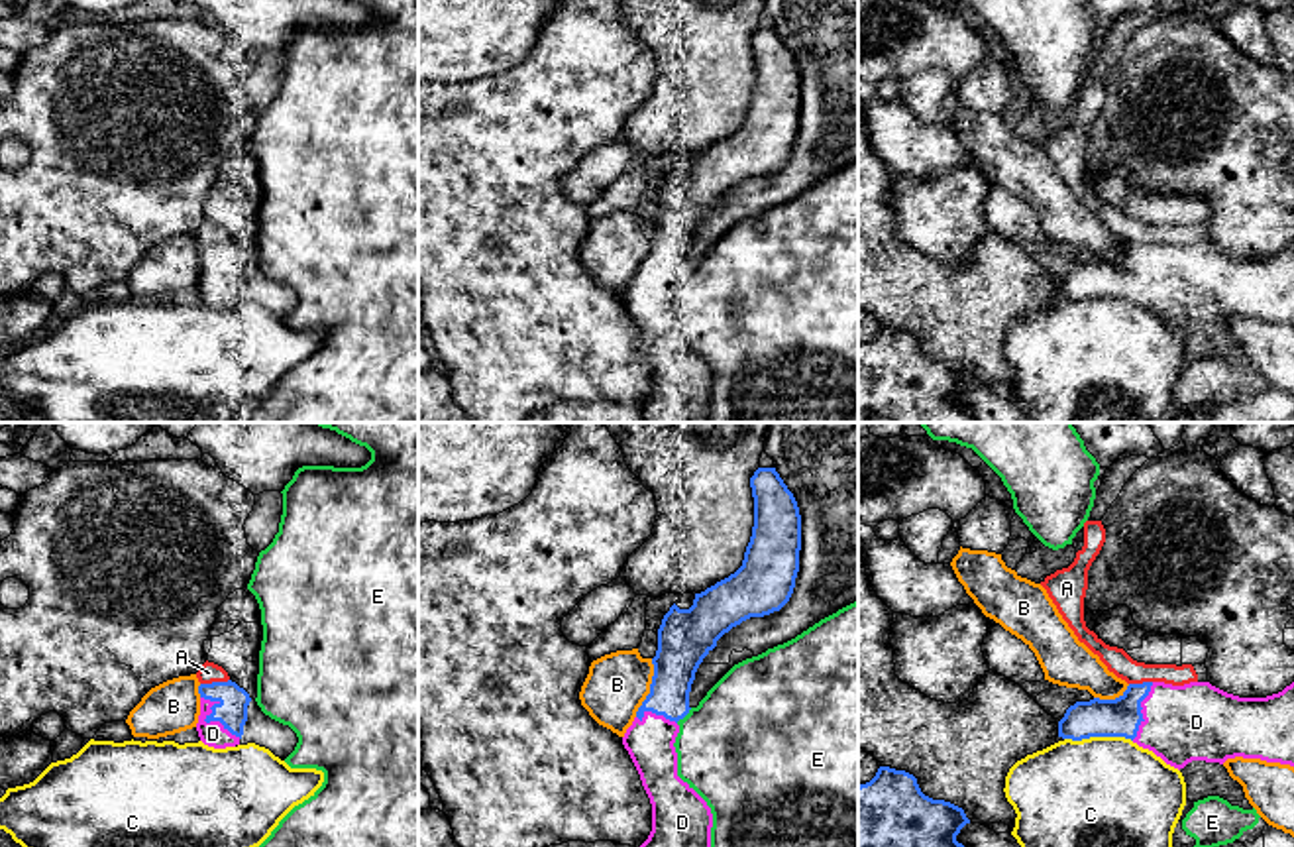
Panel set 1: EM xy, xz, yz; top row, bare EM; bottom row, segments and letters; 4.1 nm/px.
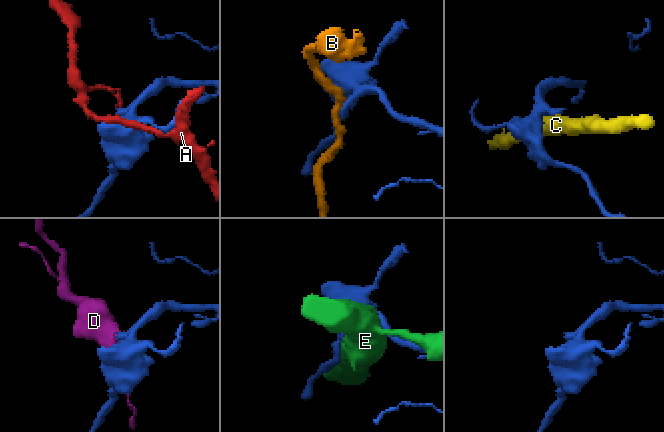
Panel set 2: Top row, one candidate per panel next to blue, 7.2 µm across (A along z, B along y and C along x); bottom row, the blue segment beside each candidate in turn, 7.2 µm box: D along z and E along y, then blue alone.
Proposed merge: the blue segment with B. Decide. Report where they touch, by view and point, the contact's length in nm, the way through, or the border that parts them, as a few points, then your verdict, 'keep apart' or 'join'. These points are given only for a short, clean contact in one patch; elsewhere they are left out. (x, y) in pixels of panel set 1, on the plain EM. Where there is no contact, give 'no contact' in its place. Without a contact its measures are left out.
meets blue in xz at (650, 248); contact 260 nm long; keep apart

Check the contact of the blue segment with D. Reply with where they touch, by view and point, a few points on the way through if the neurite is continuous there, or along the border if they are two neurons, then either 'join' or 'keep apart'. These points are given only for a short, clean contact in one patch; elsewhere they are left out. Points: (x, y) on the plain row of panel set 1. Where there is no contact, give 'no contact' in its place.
meets blue in xy at (209, 282); runs through xy (232, 270), (209, 282), (213, 293); join

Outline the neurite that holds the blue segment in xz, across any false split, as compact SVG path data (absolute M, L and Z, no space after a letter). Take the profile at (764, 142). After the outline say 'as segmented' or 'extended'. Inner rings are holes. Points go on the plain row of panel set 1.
M776 28L750 37L754 86L742 126L695 153L689 169L675 163L658 189L650 254L622 297L652 364L652 391L638 407L644 423L711 421L713 373L677 336L677 281L689 273L689 252L703 218L732 187L780 171L799 132L801 75Z; extended

